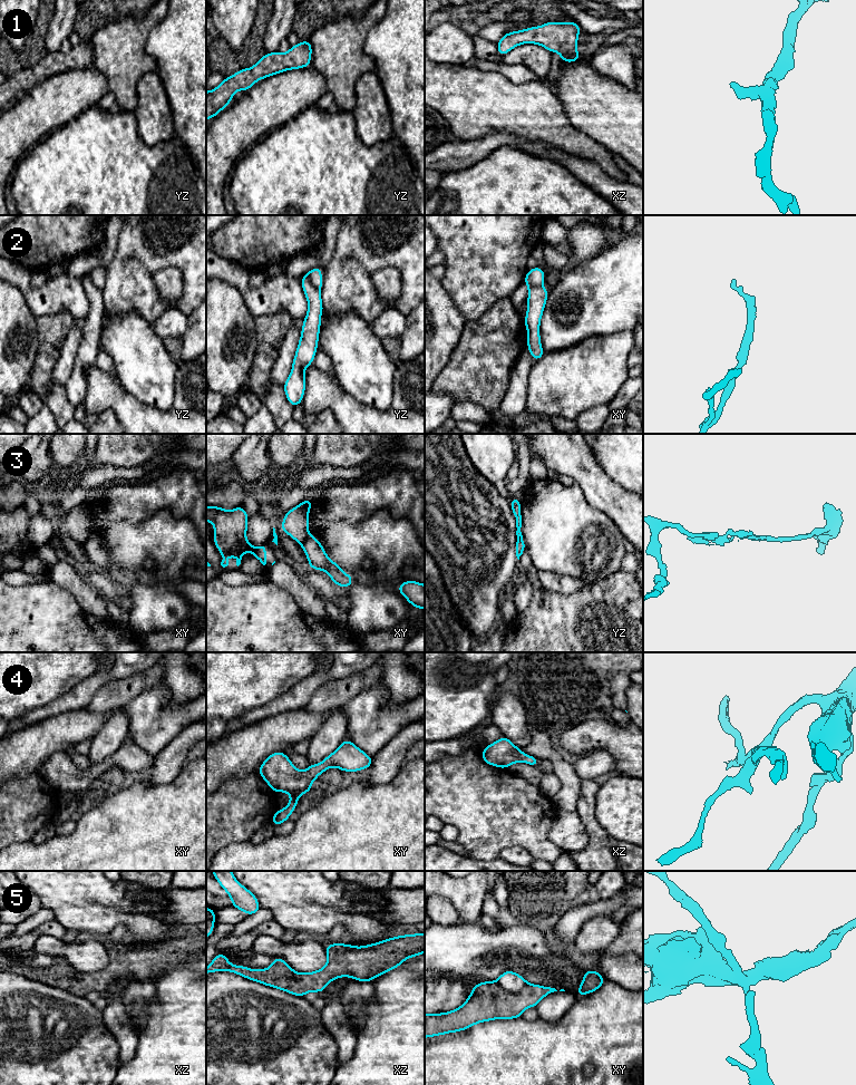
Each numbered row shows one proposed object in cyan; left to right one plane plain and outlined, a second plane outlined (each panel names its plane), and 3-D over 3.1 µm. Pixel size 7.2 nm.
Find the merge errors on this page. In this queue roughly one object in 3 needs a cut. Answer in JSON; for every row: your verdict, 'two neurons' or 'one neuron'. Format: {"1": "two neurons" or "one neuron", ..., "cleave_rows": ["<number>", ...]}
{"1": "one neuron", "2": "two neurons", "3": "two neurons", "4": "one neuron", "5": "two neurons", "cleave_rows": ["2", "3", "5"]}

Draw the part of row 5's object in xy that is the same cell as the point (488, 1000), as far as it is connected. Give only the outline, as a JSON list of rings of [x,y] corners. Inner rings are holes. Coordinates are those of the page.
[[[498,981],[474,985],[467,1000],[457,1009],[441,1014],[425,1014],[425,1038],[461,1031],[494,1019],[515,1019],[525,1009],[536,1007],[555,988],[526,985],[517,992],[505,990]]]

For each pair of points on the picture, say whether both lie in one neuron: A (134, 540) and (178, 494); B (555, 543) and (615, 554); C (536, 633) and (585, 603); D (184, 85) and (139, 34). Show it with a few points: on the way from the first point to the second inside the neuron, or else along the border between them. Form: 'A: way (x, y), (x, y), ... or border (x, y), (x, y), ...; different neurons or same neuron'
A: border (188, 519), (161, 509), (142, 523); different neurons
B: way (574, 526), (603, 528), (611, 535); same neuron
C: way (548, 633), (555, 633), (573, 616); same neuron
D: border (161, 19), (145, 46), (156, 66); different neurons

